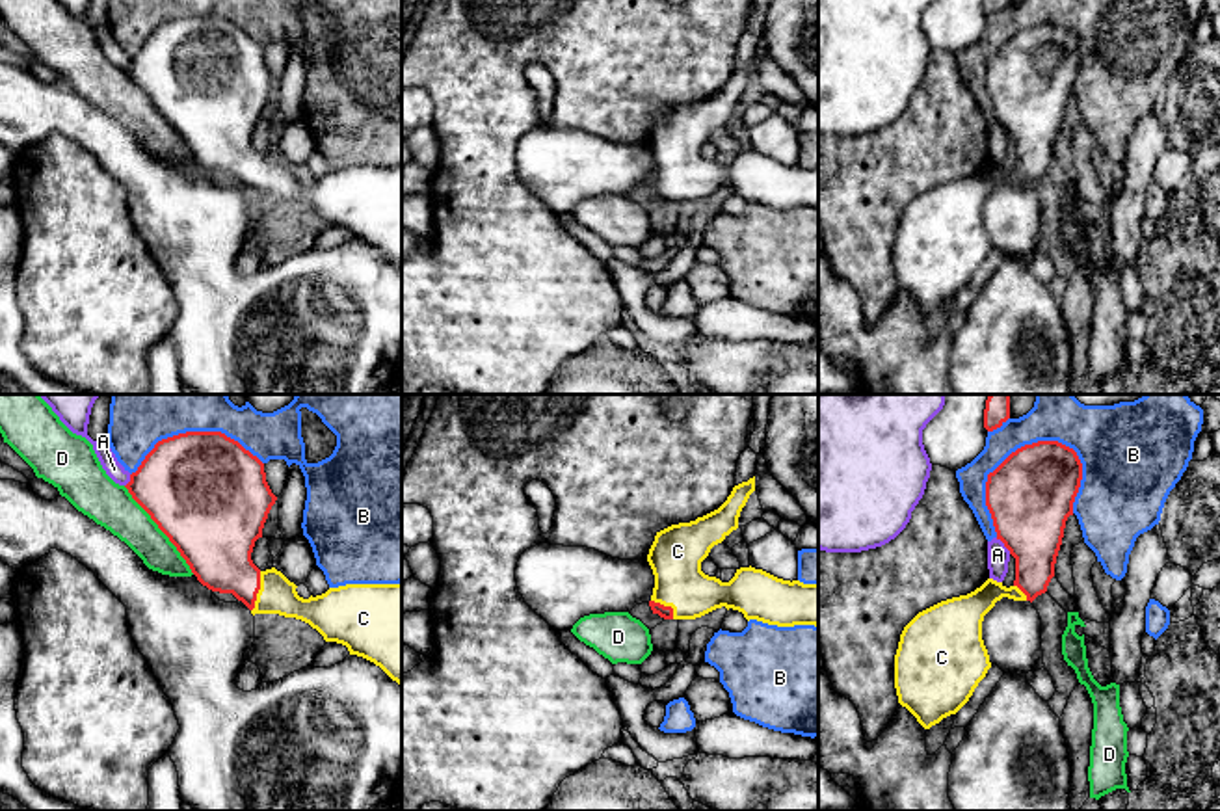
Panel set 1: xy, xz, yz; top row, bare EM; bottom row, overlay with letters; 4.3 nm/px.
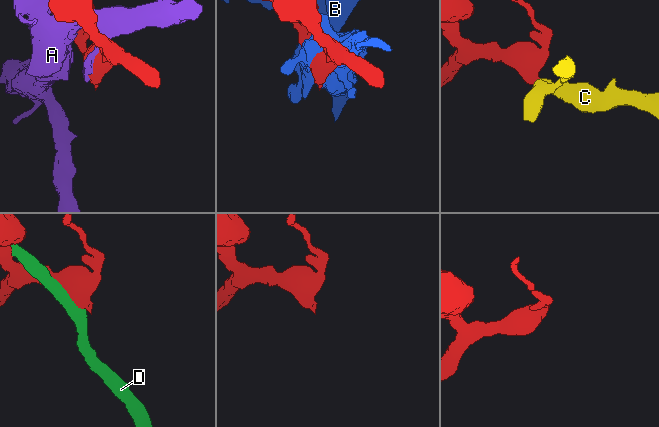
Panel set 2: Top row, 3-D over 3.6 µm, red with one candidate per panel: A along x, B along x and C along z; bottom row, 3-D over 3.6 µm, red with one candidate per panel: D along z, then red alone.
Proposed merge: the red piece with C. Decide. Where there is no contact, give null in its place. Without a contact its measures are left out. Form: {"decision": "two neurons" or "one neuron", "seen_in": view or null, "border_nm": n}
{"decision": "one neuron", "seen_in": "xy", "border_nm": 180}

